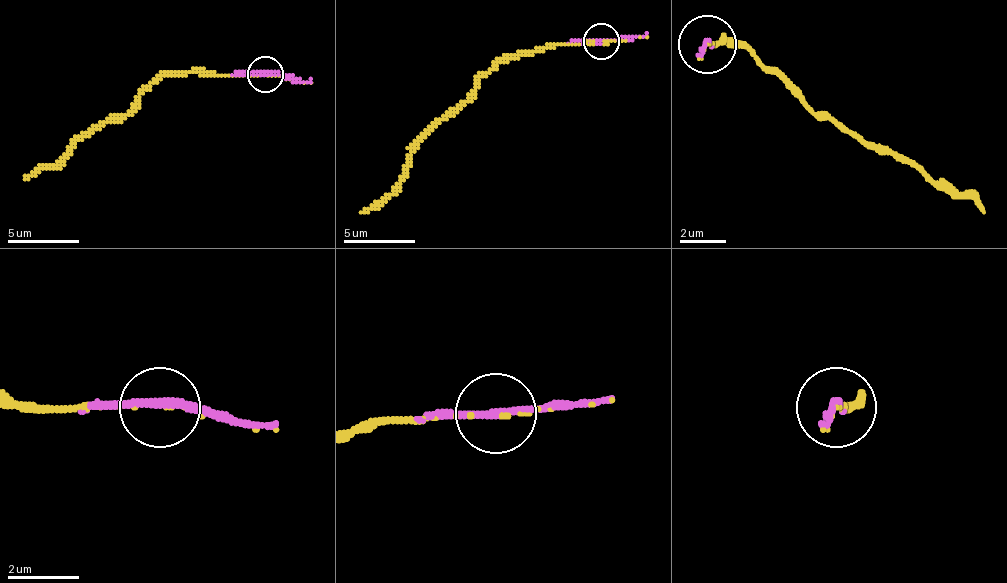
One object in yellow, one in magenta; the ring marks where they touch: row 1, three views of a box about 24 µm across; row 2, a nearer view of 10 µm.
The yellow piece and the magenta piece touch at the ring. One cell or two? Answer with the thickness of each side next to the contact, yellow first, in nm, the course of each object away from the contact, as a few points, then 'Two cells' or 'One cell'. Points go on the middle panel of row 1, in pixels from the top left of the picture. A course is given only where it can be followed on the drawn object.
Thickness 80 nm (yellow) against 240 nm. Course of yellow: (604, 40), (546, 44), (500, 58), (461, 105), (418, 144), (396, 187), (360, 212). Course of magenta: (600, 40), (647, 33). One cell

